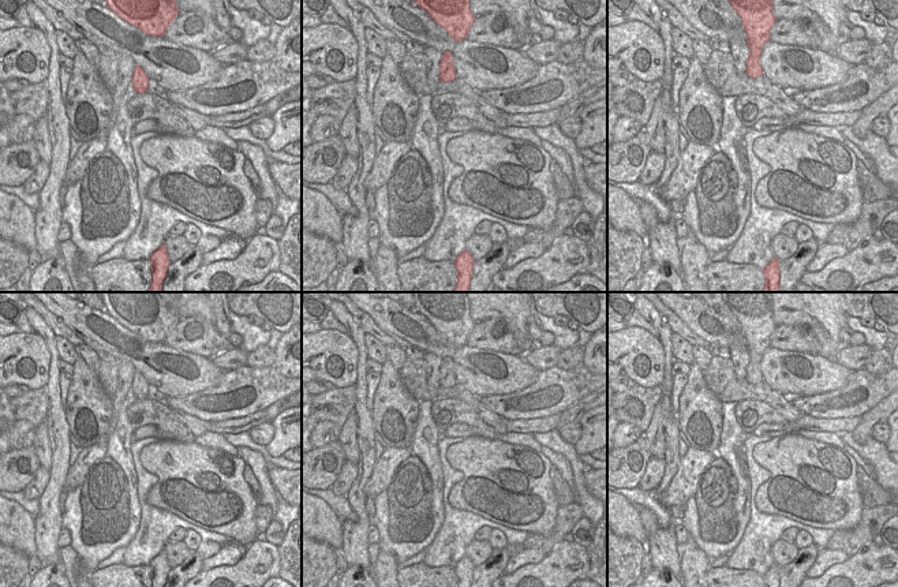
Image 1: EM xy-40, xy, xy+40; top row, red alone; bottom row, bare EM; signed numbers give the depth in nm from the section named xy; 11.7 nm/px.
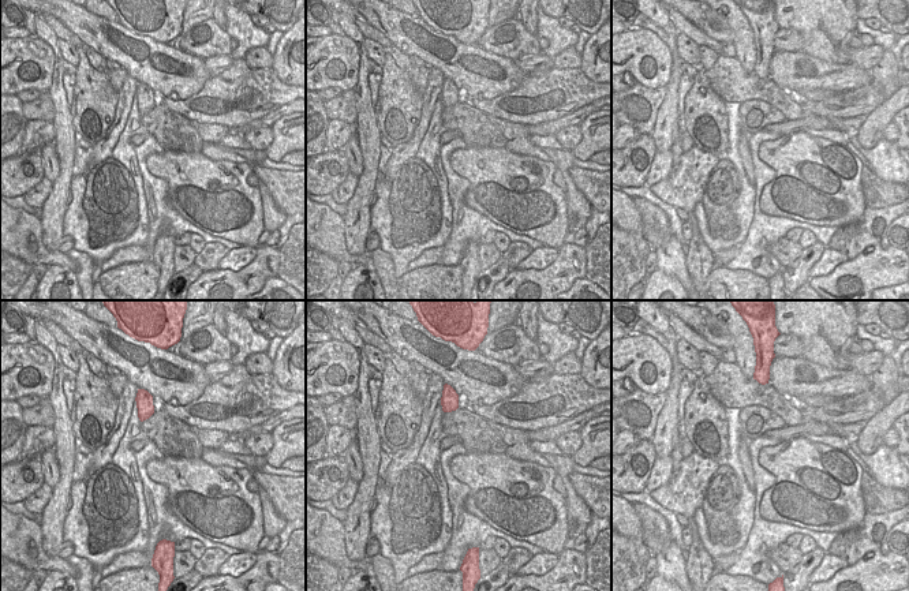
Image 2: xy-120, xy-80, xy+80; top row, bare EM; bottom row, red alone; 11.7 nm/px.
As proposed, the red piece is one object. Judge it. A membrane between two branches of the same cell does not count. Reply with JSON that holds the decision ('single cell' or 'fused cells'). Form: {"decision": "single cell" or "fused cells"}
{"decision": "single cell"}

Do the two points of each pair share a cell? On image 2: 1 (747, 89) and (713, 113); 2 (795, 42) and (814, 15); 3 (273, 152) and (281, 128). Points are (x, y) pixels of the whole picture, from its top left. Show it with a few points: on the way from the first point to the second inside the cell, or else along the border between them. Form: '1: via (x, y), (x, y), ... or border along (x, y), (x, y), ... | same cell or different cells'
1: border along (706, 75), (710, 88), (724, 103) | different cells
2: border along (781, 27), (792, 27), (801, 36), (801, 51) | different cells
3: via (279, 146), (281, 143), (281, 134) | same cell

